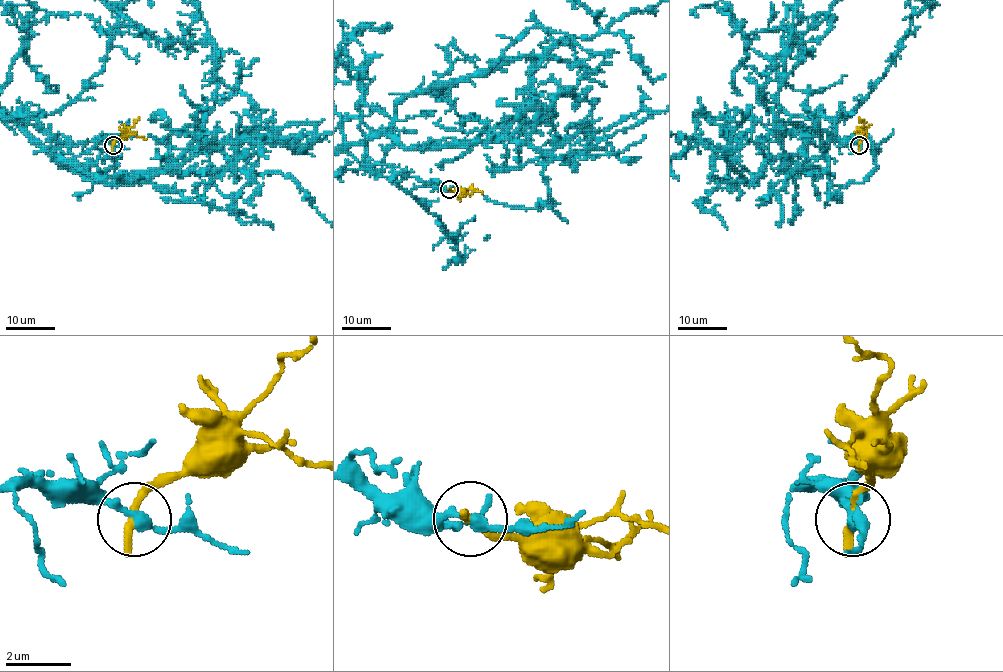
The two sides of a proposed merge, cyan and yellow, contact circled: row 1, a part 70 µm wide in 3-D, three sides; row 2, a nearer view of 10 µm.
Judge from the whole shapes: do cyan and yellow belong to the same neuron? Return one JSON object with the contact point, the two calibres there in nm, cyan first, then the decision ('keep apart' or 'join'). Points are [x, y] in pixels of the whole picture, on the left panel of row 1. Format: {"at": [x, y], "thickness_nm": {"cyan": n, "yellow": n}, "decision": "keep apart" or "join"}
{"at": [113, 145], "thickness_nm": {"cyan": 280, "yellow": 320}, "decision": "keep apart"}

